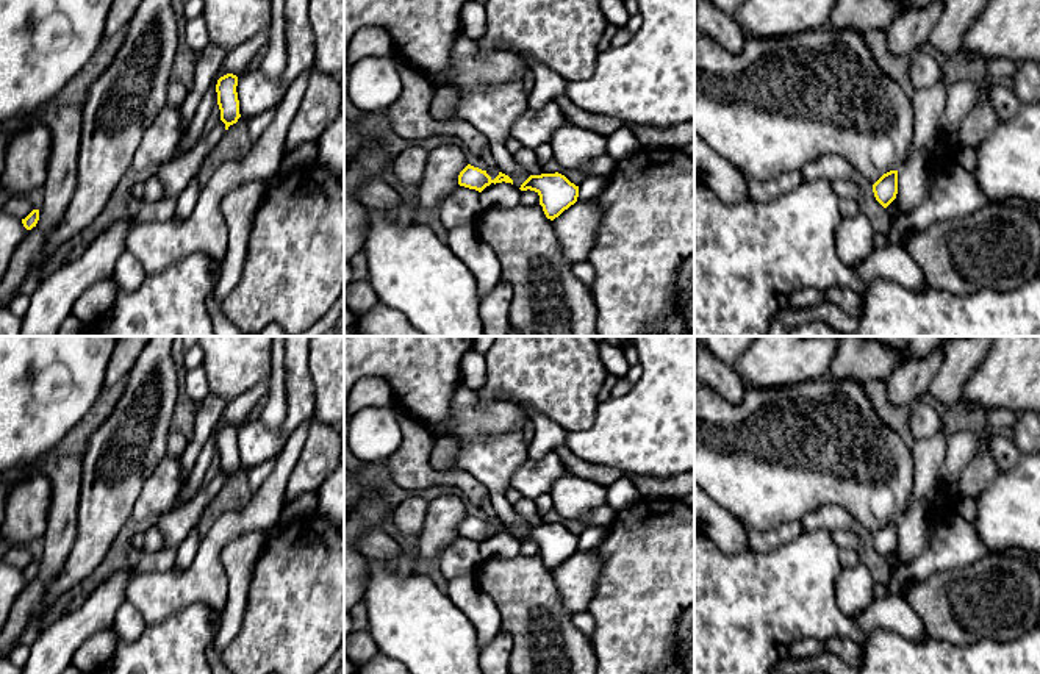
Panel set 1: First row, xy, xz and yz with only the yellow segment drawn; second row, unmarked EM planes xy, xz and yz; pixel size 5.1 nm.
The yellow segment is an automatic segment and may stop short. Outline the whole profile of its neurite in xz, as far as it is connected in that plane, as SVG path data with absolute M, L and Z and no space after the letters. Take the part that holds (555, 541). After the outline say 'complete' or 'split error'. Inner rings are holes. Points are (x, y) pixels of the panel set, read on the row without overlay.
M558 522L530 525L519 540L535 541L540 546L540 555L546 568L550 571L574 555L579 547L579 536Z | complete

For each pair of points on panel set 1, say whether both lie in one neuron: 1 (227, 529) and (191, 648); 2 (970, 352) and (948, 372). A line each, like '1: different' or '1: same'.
1: different
2: same

